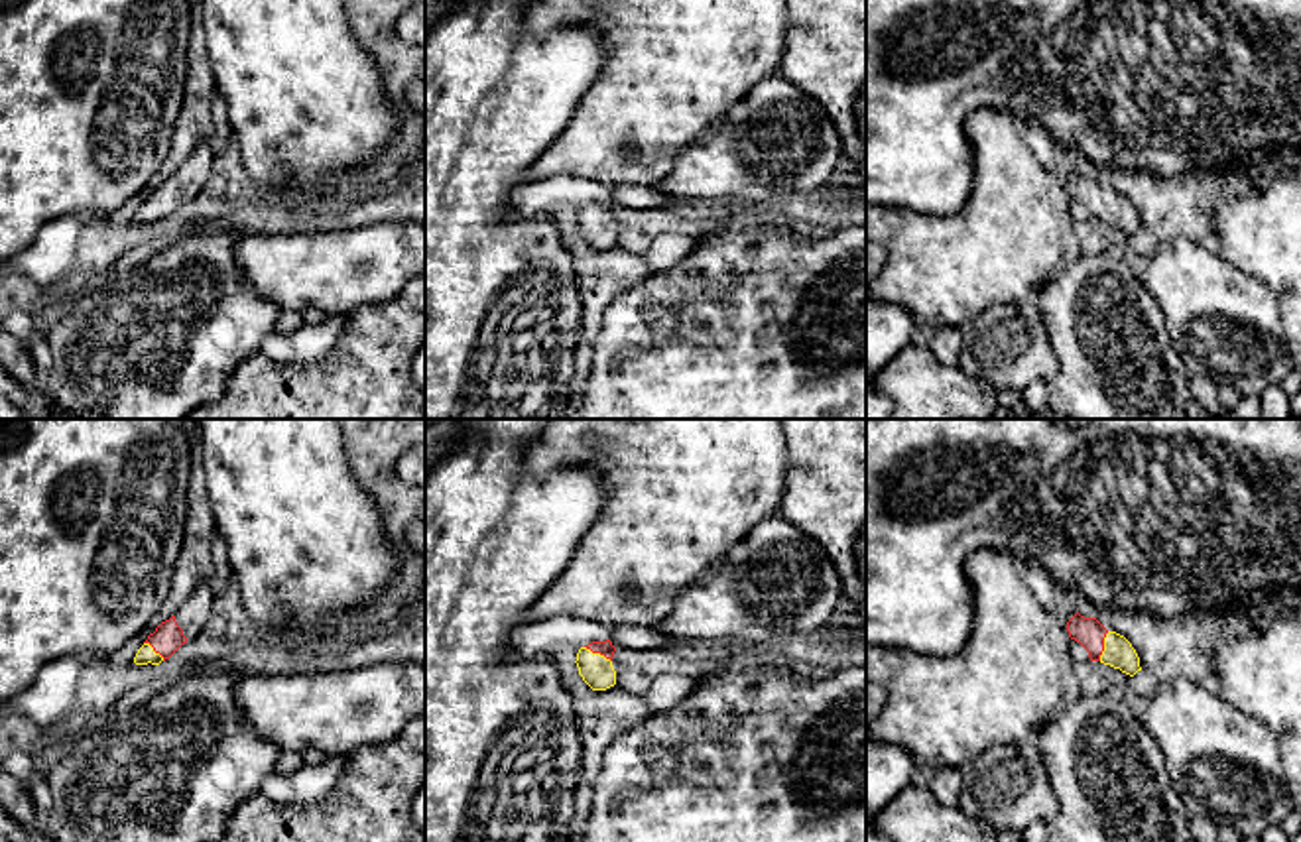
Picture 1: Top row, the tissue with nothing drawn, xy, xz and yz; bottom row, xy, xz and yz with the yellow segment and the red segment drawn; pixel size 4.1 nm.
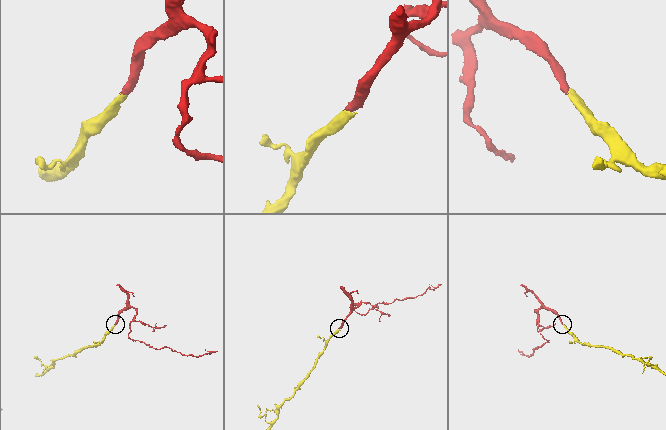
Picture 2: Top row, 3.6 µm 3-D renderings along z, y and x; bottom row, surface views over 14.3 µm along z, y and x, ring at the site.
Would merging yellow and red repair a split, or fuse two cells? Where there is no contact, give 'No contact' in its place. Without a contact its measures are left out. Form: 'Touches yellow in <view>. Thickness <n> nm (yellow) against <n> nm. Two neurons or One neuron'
Touches yellow in yz. Thickness 120 nm (yellow) against 120 nm. One neuron

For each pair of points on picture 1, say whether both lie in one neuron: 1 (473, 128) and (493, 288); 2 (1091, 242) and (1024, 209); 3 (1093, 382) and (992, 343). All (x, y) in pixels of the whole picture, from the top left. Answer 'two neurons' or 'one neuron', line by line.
1: one neuron
2: two neurons
3: two neurons

